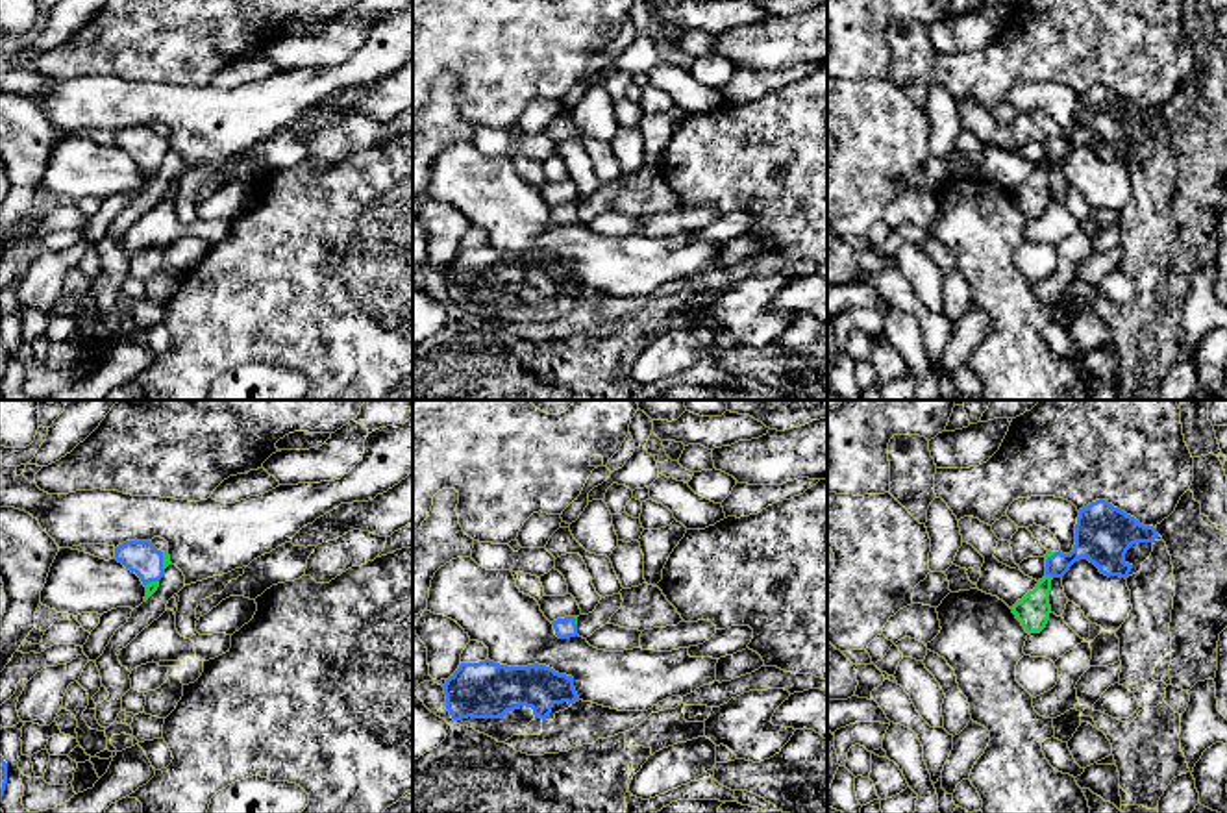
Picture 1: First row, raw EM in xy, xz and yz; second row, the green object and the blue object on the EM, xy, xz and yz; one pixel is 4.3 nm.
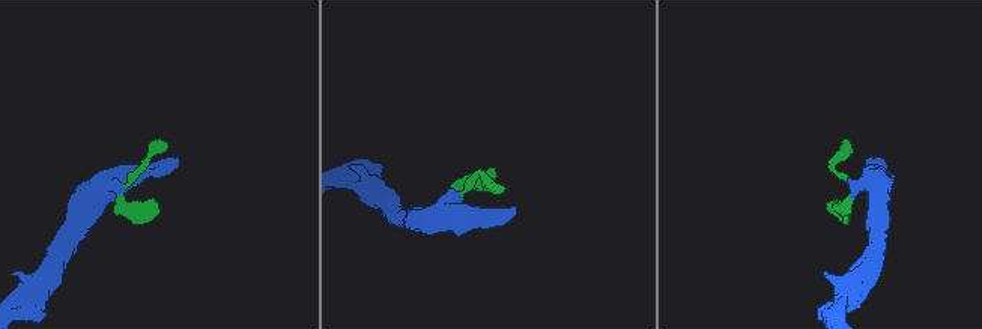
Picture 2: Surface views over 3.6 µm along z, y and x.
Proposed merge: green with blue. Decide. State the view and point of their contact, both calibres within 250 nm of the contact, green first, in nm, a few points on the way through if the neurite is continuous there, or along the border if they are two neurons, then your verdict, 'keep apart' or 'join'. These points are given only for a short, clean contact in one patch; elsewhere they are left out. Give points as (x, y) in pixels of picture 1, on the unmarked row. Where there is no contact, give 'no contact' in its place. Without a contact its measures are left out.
meets green in yz at (1050, 162); 150 nm thick on the green side, 180 nm on the other; runs through yz (1033, 195), (1050, 162), (1094, 125); join

